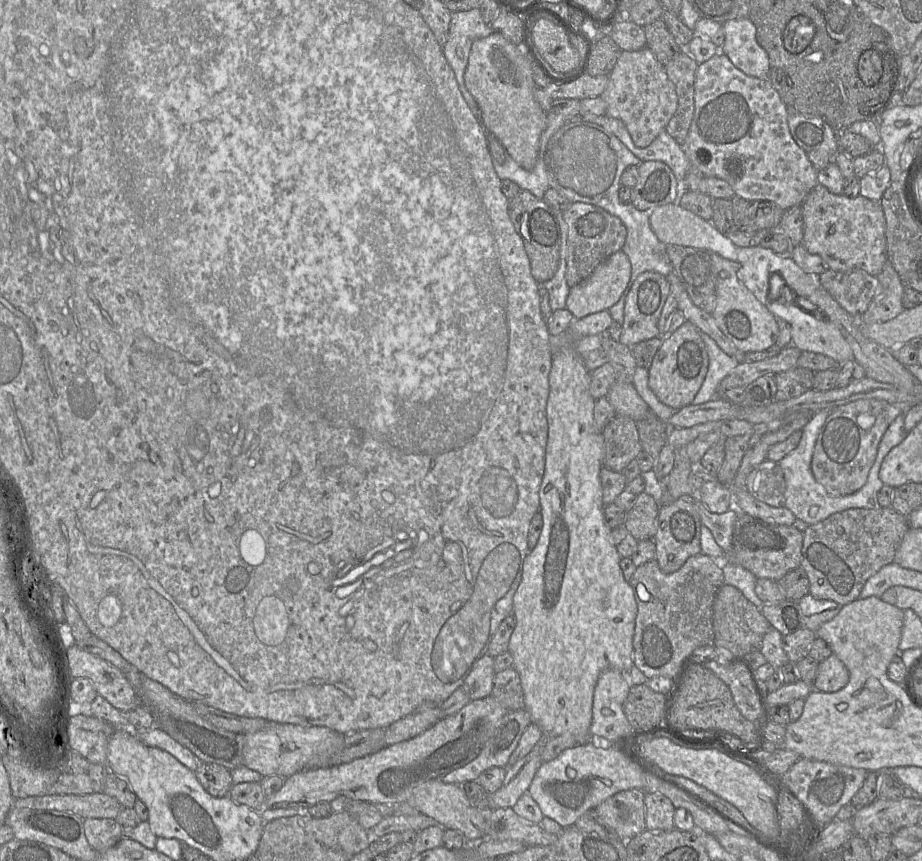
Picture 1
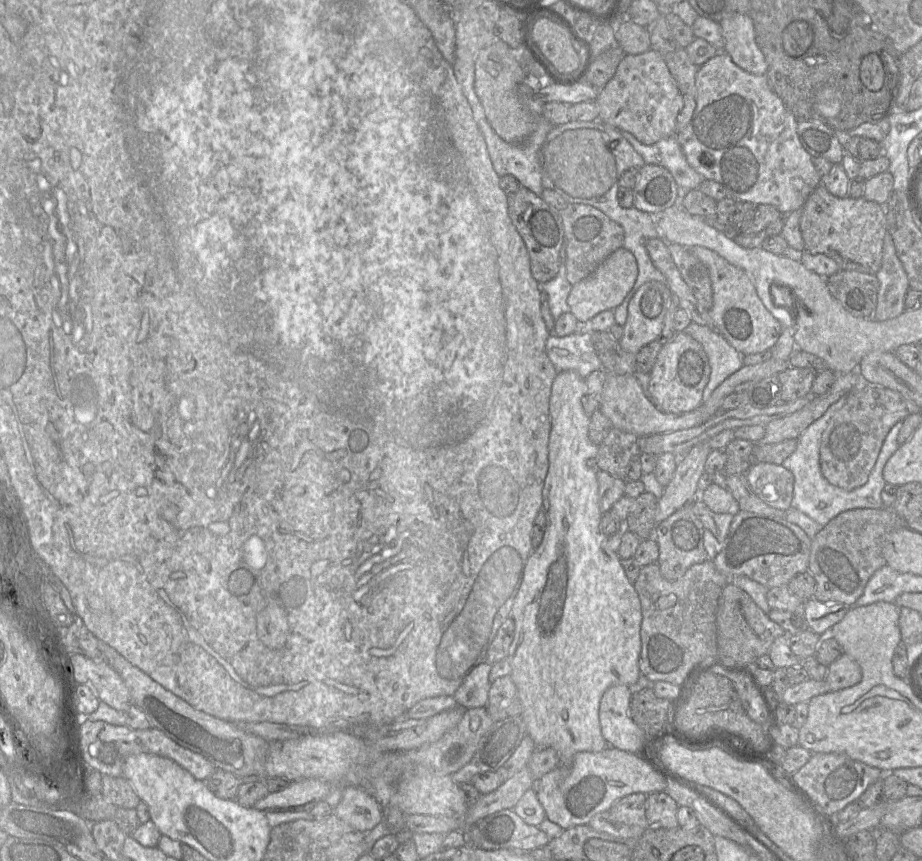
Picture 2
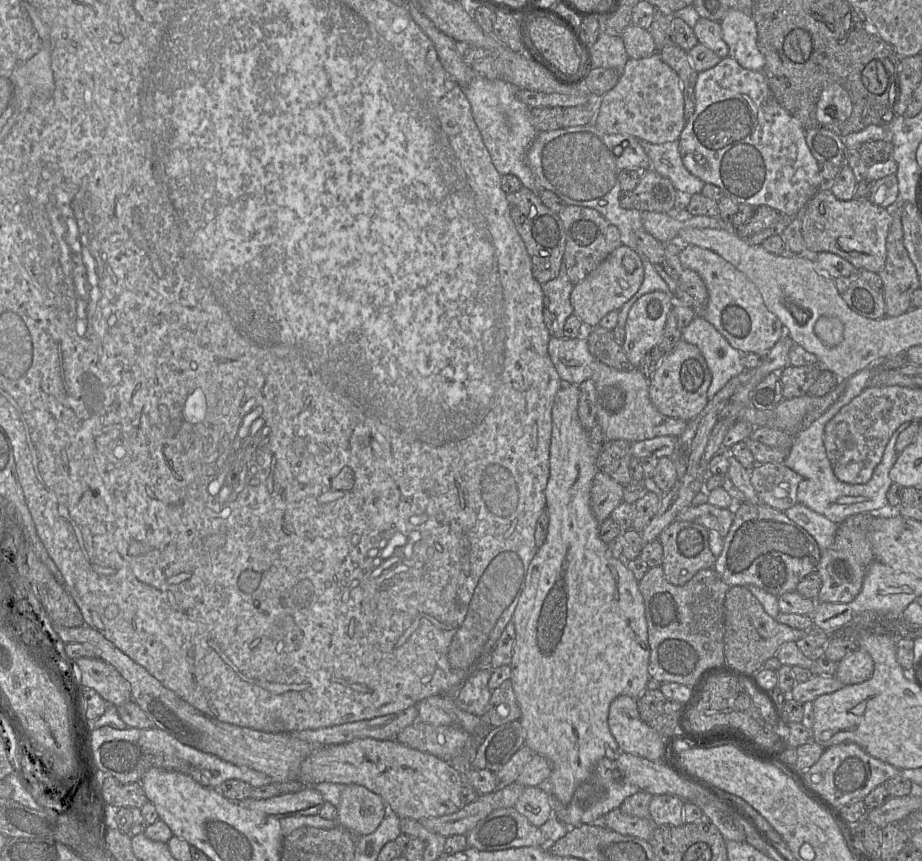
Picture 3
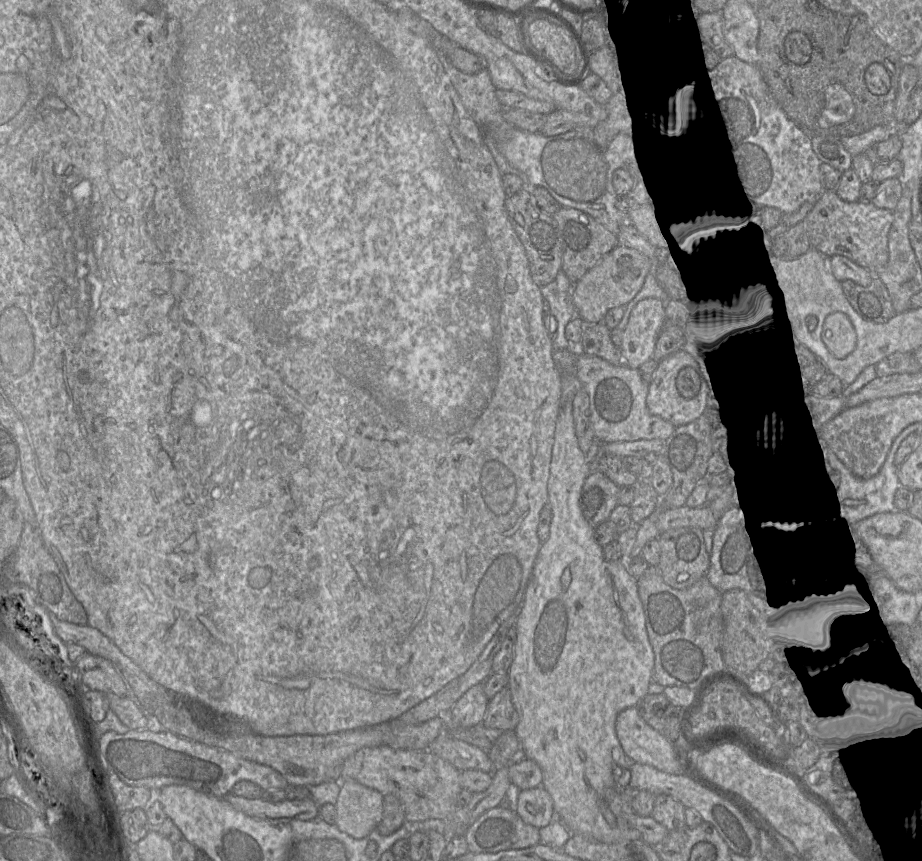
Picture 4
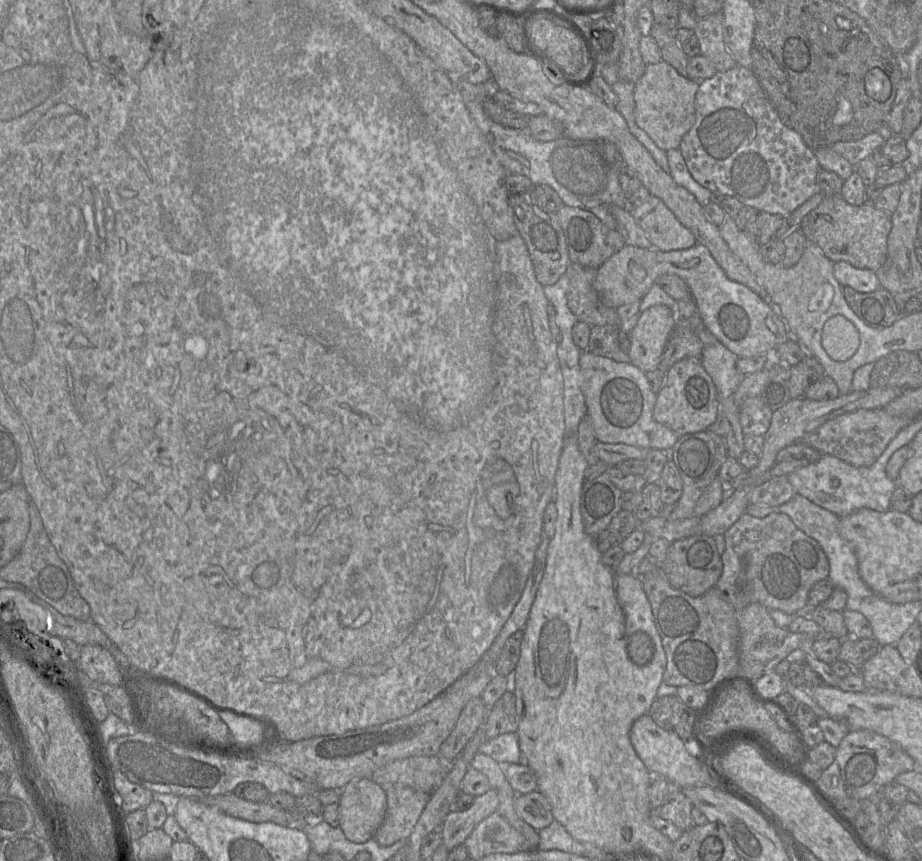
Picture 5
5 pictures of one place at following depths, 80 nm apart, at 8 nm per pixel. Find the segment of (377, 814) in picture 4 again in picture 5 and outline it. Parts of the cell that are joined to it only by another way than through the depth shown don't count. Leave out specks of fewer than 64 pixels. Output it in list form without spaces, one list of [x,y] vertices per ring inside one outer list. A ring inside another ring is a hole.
[[[369,778],[354,779],[340,790],[338,806],[339,827],[347,839],[364,843],[384,820],[386,791]]]

